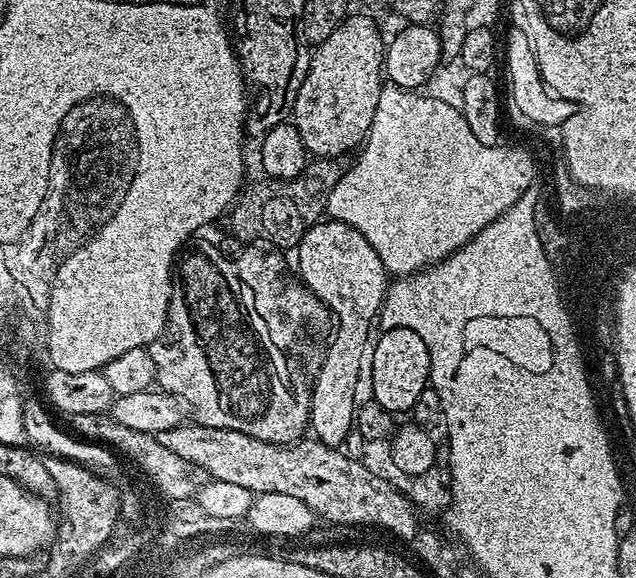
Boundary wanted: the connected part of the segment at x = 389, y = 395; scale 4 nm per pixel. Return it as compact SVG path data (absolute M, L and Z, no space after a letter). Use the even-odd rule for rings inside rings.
M390 328L379 333L370 348L370 370L372 366L371 399L378 402L387 412L393 414L411 413L414 402L418 402L418 394L429 387L432 371L430 370L430 354L426 350L426 342L414 334L414 330Z

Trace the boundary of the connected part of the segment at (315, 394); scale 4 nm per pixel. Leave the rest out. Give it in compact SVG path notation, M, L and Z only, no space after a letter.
M328 218L312 225L297 243L296 252L299 279L336 318L334 336L310 386L309 427L321 444L341 447L355 425L356 390L366 366L370 330L379 317L390 274L370 242L341 220Z

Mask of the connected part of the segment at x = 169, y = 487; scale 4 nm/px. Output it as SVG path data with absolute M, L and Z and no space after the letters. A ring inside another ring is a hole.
M109 413L74 414L68 418L71 431L81 439L96 443L102 442L118 450L124 457L134 461L135 466L150 480L149 487L170 494L192 498L198 490L192 473L192 468L180 456L160 444L153 433L131 429L115 422Z

